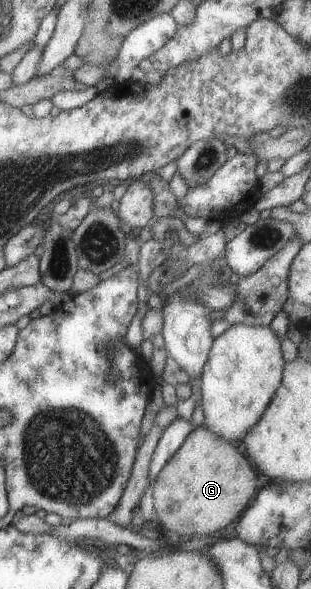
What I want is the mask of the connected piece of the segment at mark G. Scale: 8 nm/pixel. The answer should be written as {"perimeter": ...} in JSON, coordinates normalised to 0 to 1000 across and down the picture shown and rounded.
{"perimeter":[[[656,723],[624,725],[498,808],[492,866],[521,902],[621,912],[746,891],[833,830],[817,800],[756,754]]]}

